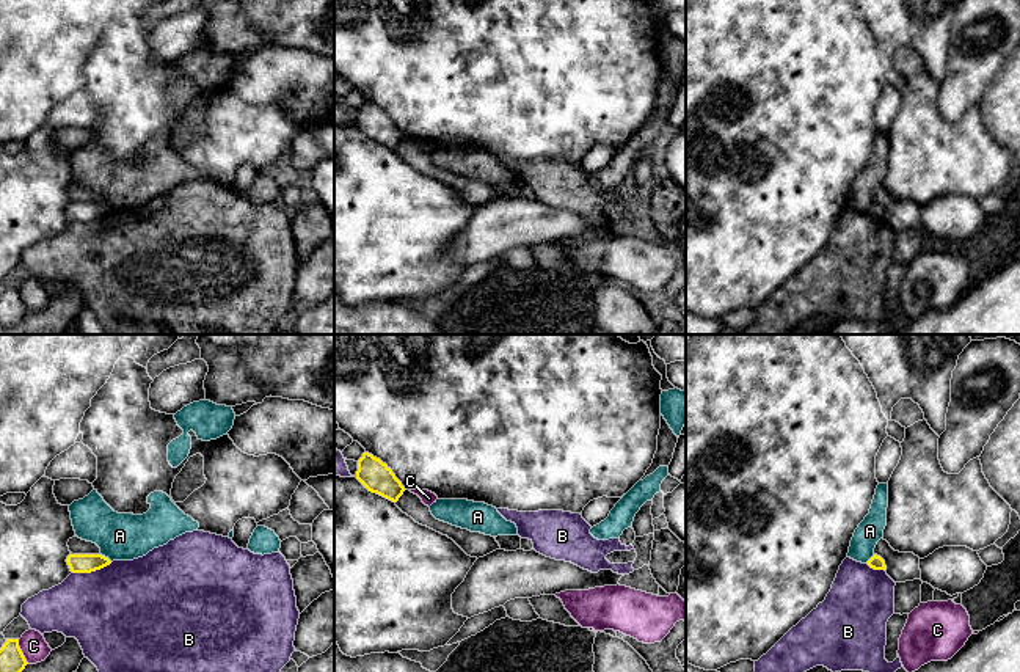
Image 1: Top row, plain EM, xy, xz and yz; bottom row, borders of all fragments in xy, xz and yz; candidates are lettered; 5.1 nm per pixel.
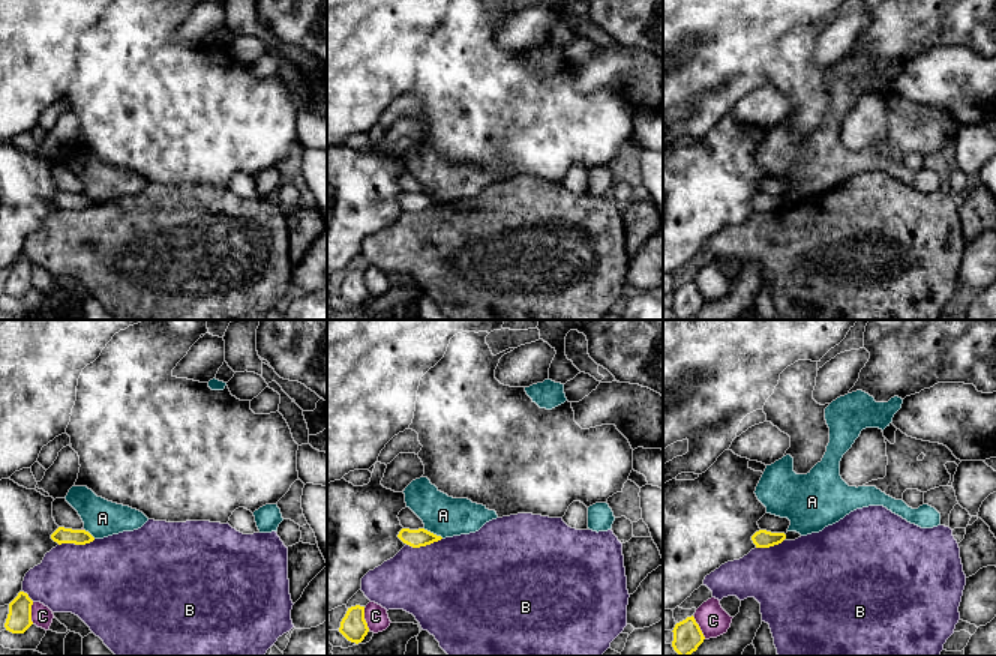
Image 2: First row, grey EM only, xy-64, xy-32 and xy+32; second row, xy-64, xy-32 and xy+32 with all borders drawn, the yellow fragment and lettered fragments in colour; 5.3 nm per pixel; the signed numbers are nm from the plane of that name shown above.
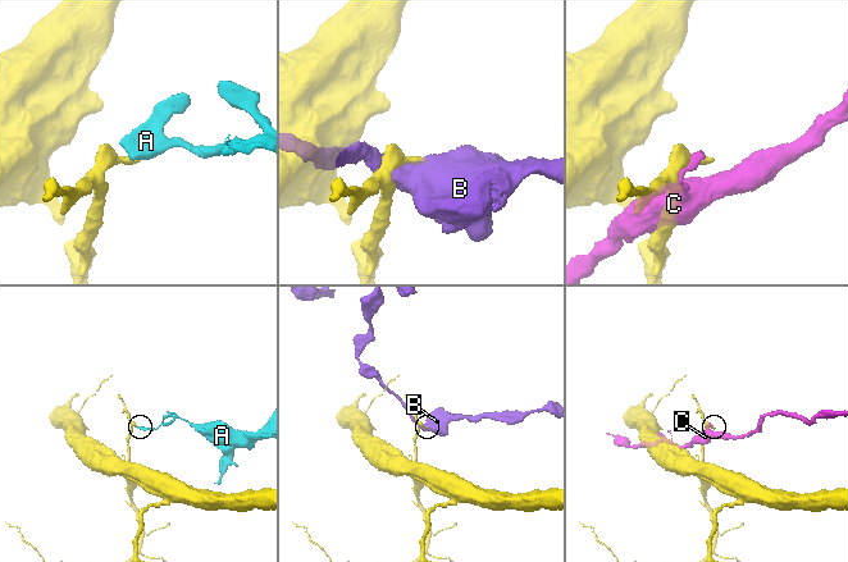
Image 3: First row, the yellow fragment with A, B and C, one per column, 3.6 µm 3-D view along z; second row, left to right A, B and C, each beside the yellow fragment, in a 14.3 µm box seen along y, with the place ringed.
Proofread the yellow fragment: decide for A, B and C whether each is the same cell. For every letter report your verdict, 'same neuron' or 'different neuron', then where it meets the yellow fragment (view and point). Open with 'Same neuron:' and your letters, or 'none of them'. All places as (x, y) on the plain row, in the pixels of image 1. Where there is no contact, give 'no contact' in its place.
Same neuron: none of them
A: different neuron; meets yellow in xy at (107, 206)
B: different neuron; meets yellow in xy at (91, 219)
C: different neuron; meets yellow in xy at (21, 300)

